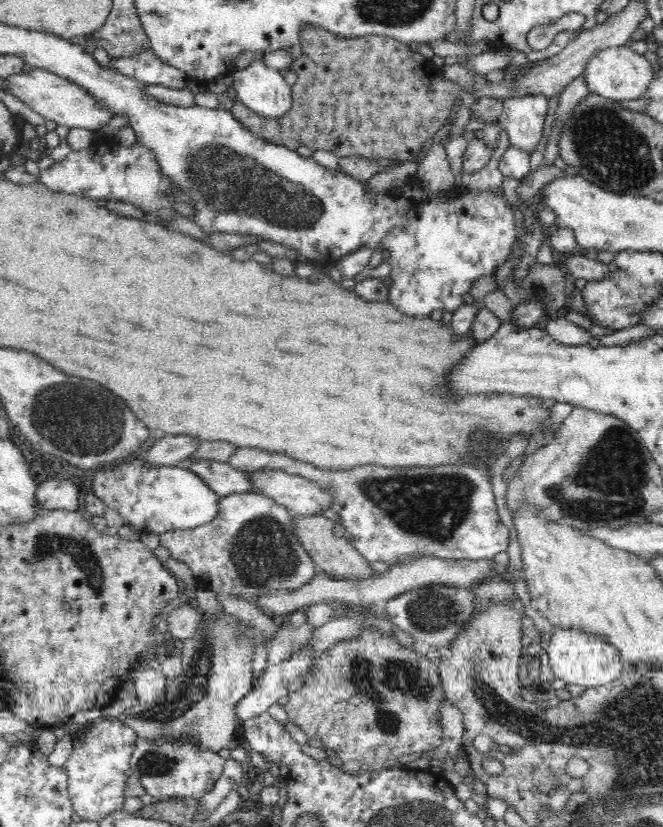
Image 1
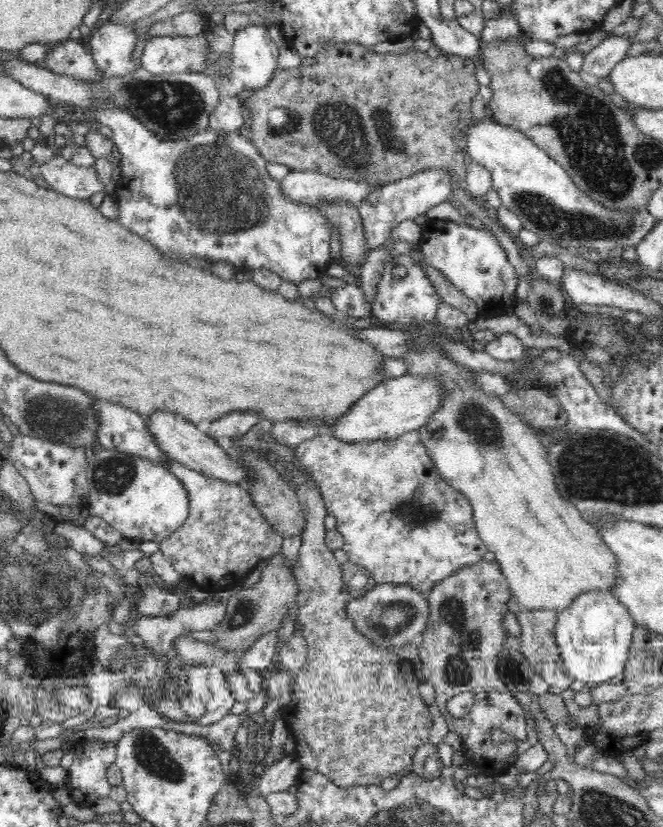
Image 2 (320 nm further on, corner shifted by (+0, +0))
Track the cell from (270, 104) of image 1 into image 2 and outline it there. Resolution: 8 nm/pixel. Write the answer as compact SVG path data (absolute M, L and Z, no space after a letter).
M256 18L247 28L244 28L238 35L233 37L233 48L231 54L233 57L232 69L229 74L237 83L239 88L248 90L262 90L272 82L278 67L278 48L263 24Z

